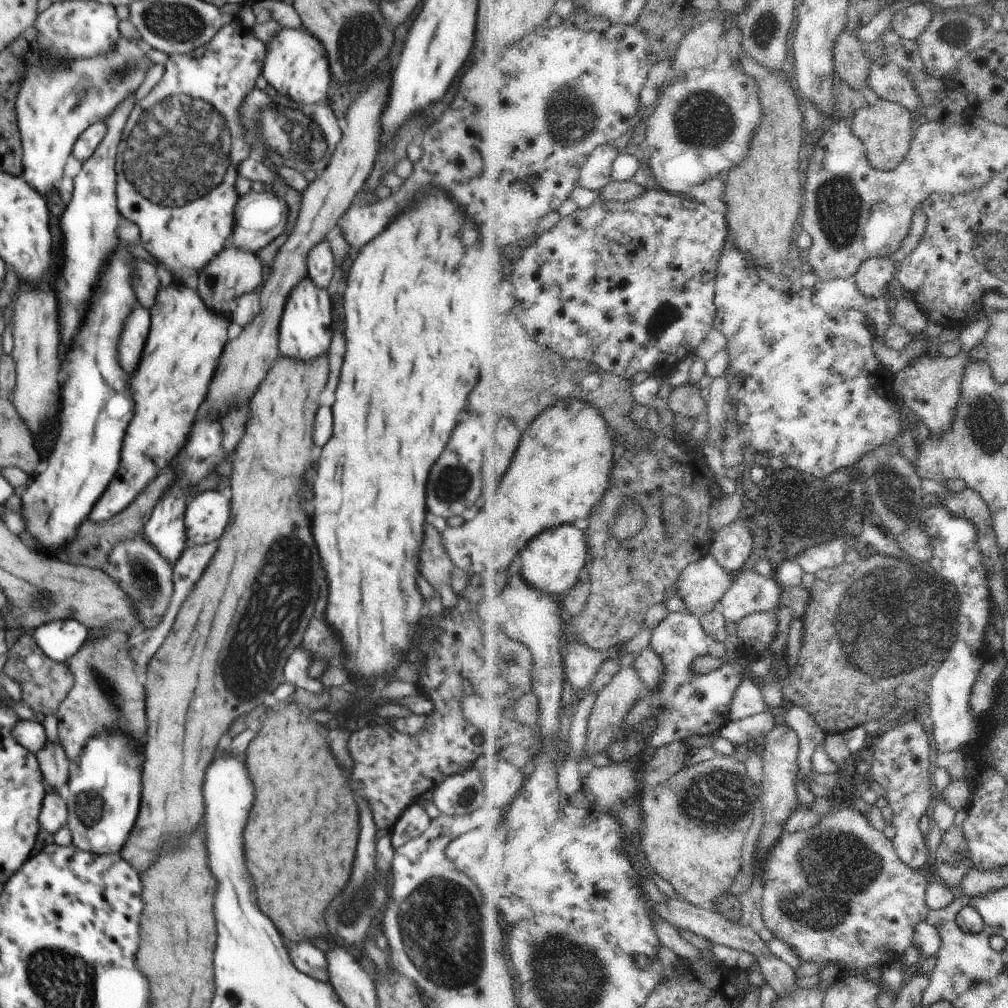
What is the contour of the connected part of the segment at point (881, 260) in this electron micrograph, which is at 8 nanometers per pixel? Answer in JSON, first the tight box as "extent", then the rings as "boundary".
{"extent":[855,256,898,299],"boundary":[[[890,256],[871,258],[860,267],[855,274],[860,292],[868,298],[879,299],[888,296],[890,287],[888,284],[897,276],[898,267]]]}

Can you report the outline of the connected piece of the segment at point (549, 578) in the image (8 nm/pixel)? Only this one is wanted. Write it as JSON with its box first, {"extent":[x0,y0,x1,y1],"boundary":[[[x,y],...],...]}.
{"extent":[519,524,588,598],"boundary":[[[565,524],[549,528],[544,534],[532,539],[521,552],[519,567],[525,580],[551,595],[561,598],[580,580],[584,566],[588,564],[588,541],[585,528],[579,524]]]}

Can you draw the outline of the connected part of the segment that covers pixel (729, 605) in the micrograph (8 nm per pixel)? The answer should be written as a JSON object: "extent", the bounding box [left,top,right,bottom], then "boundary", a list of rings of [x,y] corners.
{"extent":[720,569,784,624],"boundary":[[[754,569],[744,570],[720,606],[728,621],[740,624],[755,612],[777,612],[783,589],[784,587],[776,582],[774,575],[762,576]]]}

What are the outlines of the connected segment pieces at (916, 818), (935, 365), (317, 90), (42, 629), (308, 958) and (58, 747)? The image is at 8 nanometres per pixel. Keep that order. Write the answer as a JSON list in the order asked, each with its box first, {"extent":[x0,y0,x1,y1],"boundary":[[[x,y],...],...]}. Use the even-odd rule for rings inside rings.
[{"extent":[871,716,930,871],"boundary":[[[920,716],[912,722],[897,725],[891,731],[878,737],[873,747],[875,748],[875,760],[872,764],[871,774],[875,780],[888,792],[889,804],[893,810],[891,824],[897,829],[894,841],[899,849],[899,855],[903,857],[910,868],[917,871],[926,870],[930,863],[930,853],[927,836],[921,829],[921,820],[926,816],[930,806],[930,742],[925,716]]]},{"extent":[894,317,991,435],"boundary":[[[986,317],[983,321],[970,323],[960,330],[959,338],[961,351],[952,358],[922,355],[917,363],[901,370],[894,376],[894,392],[904,404],[904,407],[914,414],[914,418],[921,419],[931,432],[930,435],[945,433],[952,424],[954,411],[960,398],[960,385],[963,370],[968,362],[968,352],[985,337],[991,322]]]},{"extent":[261,26,331,105],"boundary":[[[302,26],[297,29],[281,28],[266,45],[267,53],[261,74],[280,94],[288,95],[300,105],[328,101],[331,75],[326,47],[320,39]]]},{"extent":[32,619,89,663],"boundary":[[[66,619],[40,625],[32,636],[44,655],[56,662],[66,663],[86,642],[89,630],[76,619]]]},{"extent":[290,940,328,980],"boundary":[[[306,940],[290,946],[290,958],[296,968],[316,980],[328,980],[328,963],[323,946],[313,940]]]},{"extent":[35,741,69,791],"boundary":[[[60,741],[46,744],[35,752],[47,788],[59,791],[69,779],[69,756]]]}]

